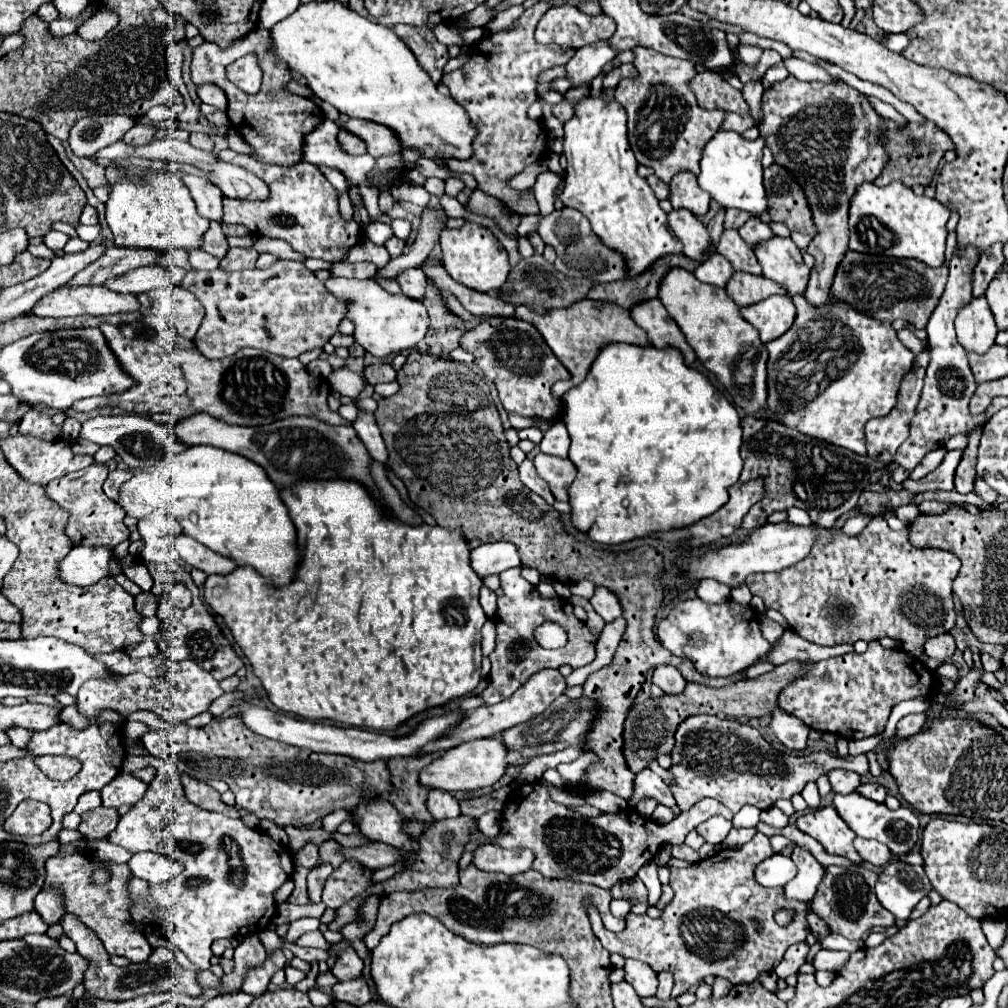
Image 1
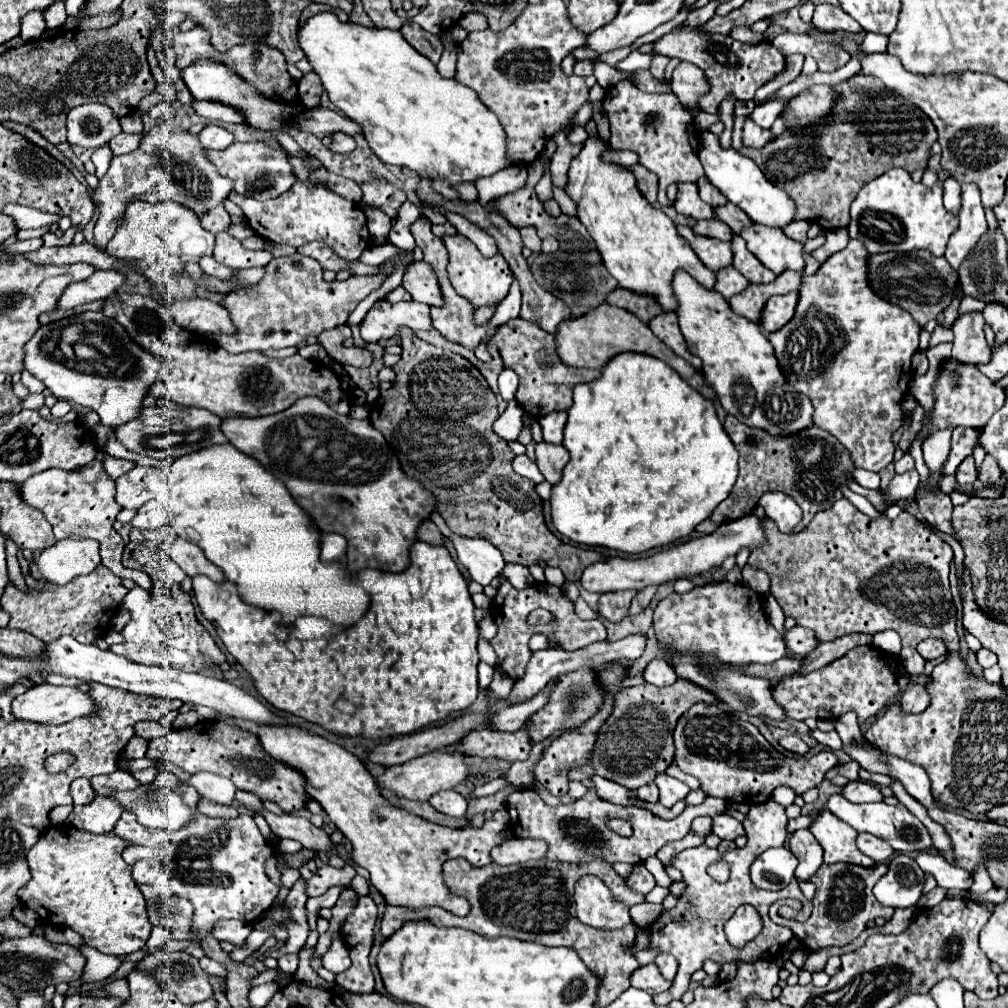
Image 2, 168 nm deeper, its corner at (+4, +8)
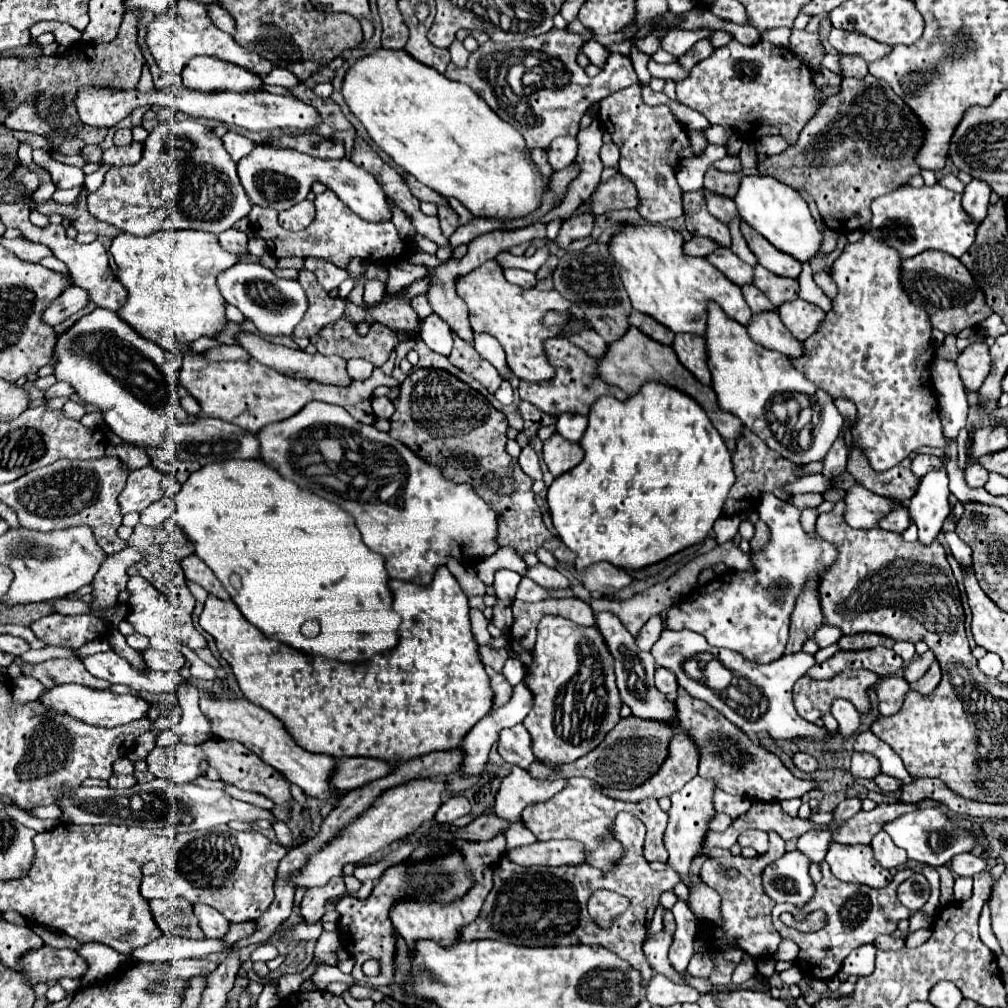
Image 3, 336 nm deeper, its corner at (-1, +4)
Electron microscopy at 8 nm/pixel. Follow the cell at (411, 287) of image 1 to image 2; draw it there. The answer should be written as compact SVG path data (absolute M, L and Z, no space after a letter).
M424 260L416 262L408 268L408 272L404 274L402 286L412 294L412 298L416 302L422 302L428 306L442 306L442 302L444 302L438 278L436 278L432 266L428 266Z

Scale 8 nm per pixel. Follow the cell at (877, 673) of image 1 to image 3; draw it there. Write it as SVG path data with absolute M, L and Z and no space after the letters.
M859 668L859 670L843 670L841 674L837 674L835 678L829 678L829 680L811 680L809 676L801 676L795 686L793 686L793 702L795 702L795 708L797 712L807 718L809 722L815 722L827 714L831 714L831 704L837 700L837 698L843 698L843 700L849 700L857 712L861 714L867 714L871 710L871 698L869 698L869 690L873 686L879 684L879 676L871 670L865 670L865 668Z

